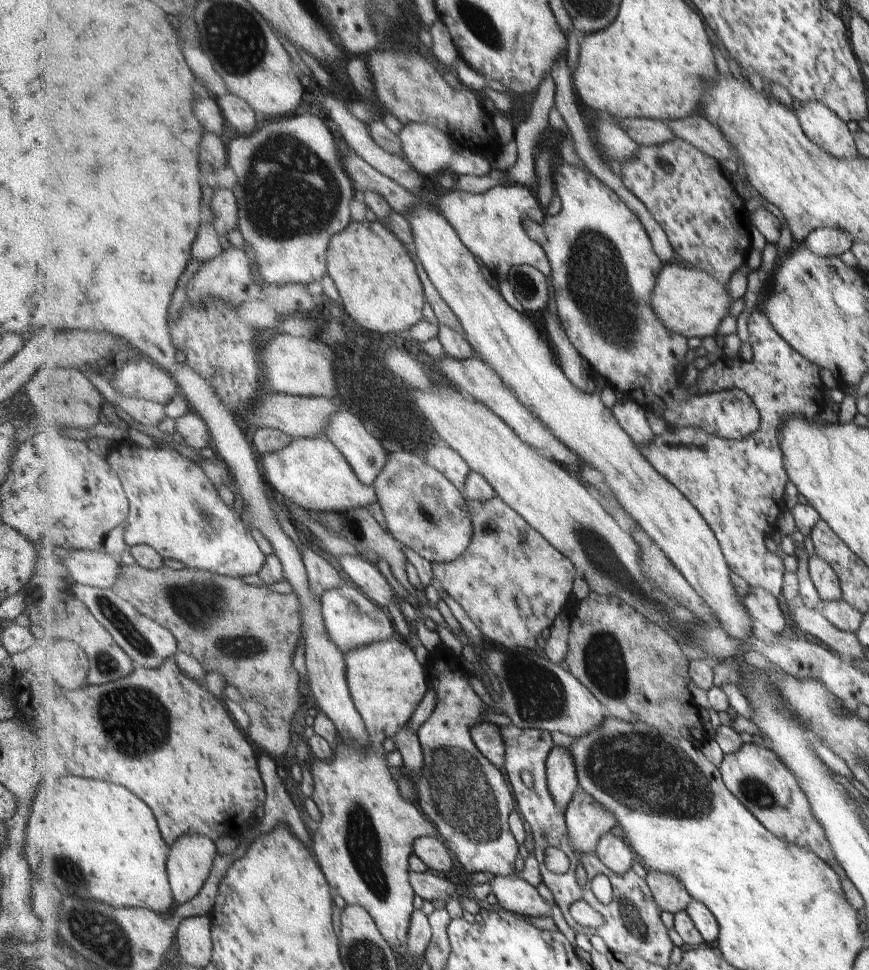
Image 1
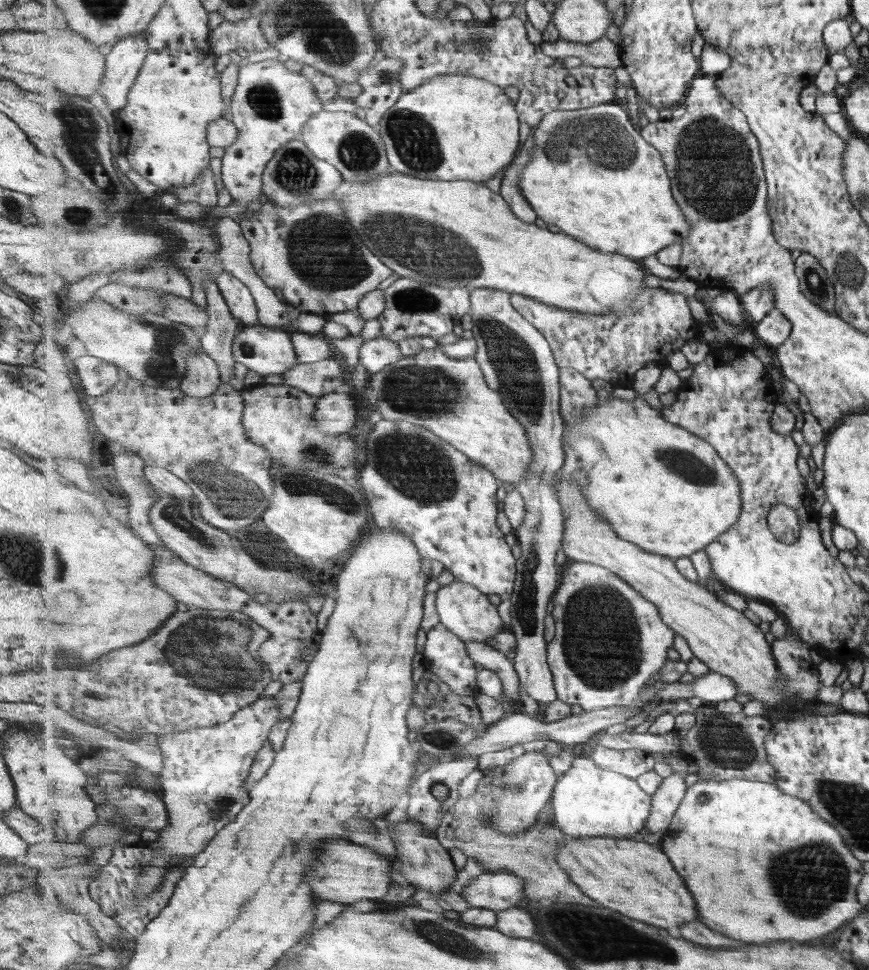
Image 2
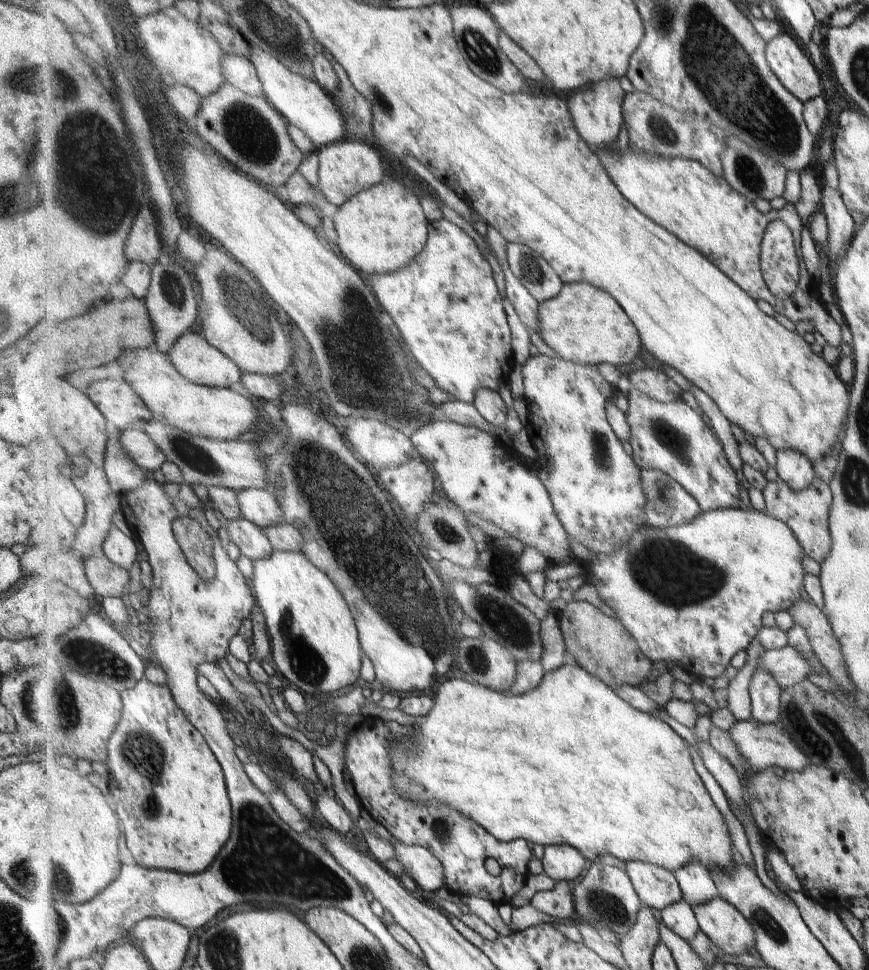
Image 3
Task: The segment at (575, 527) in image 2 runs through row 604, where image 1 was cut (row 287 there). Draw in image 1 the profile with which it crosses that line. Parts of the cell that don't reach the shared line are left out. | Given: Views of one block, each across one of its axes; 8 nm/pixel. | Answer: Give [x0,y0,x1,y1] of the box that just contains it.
[652,262,737,338]

